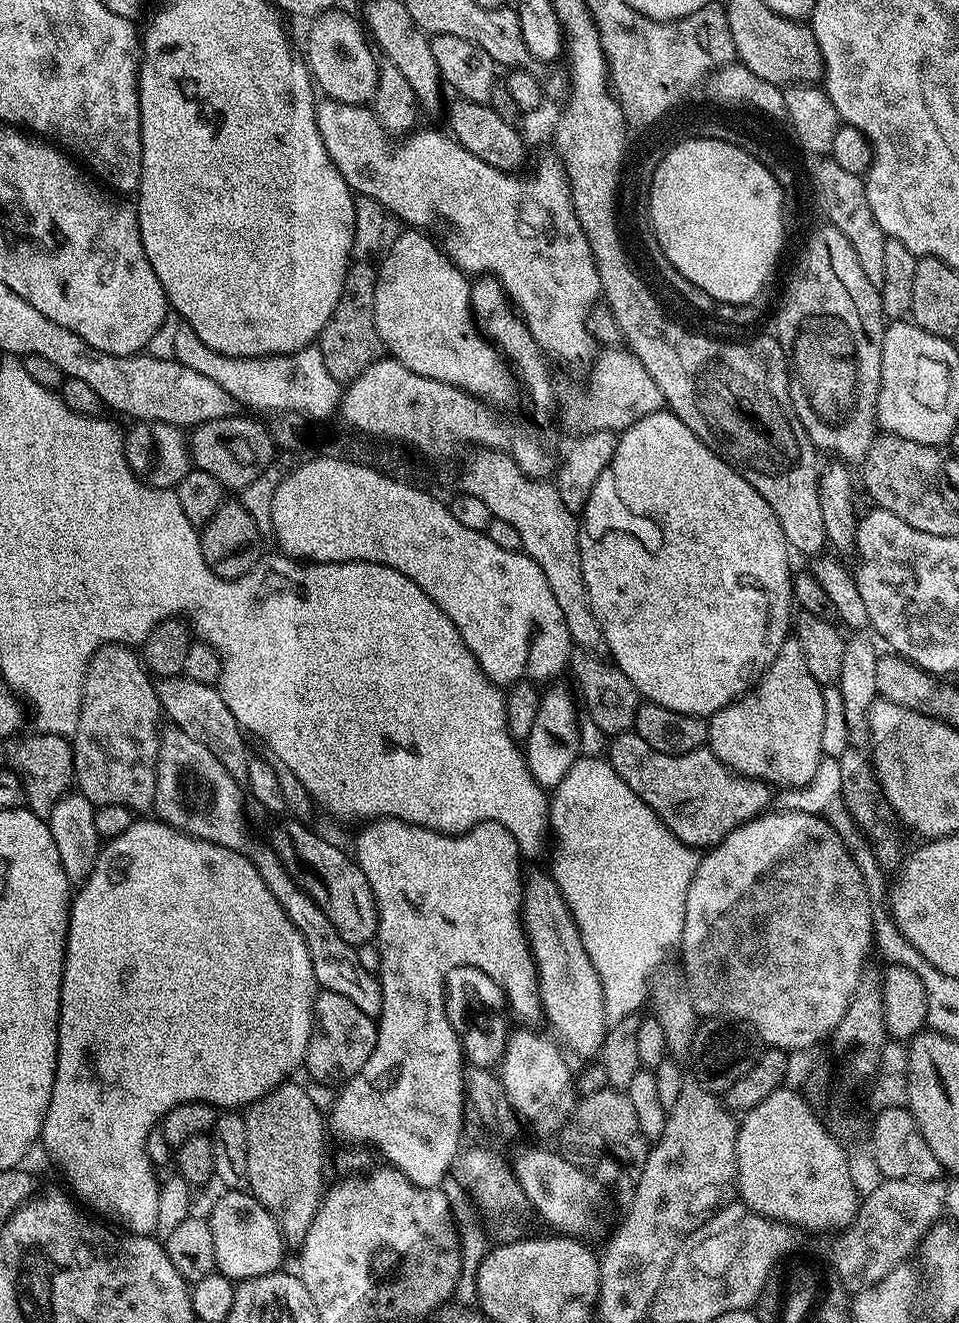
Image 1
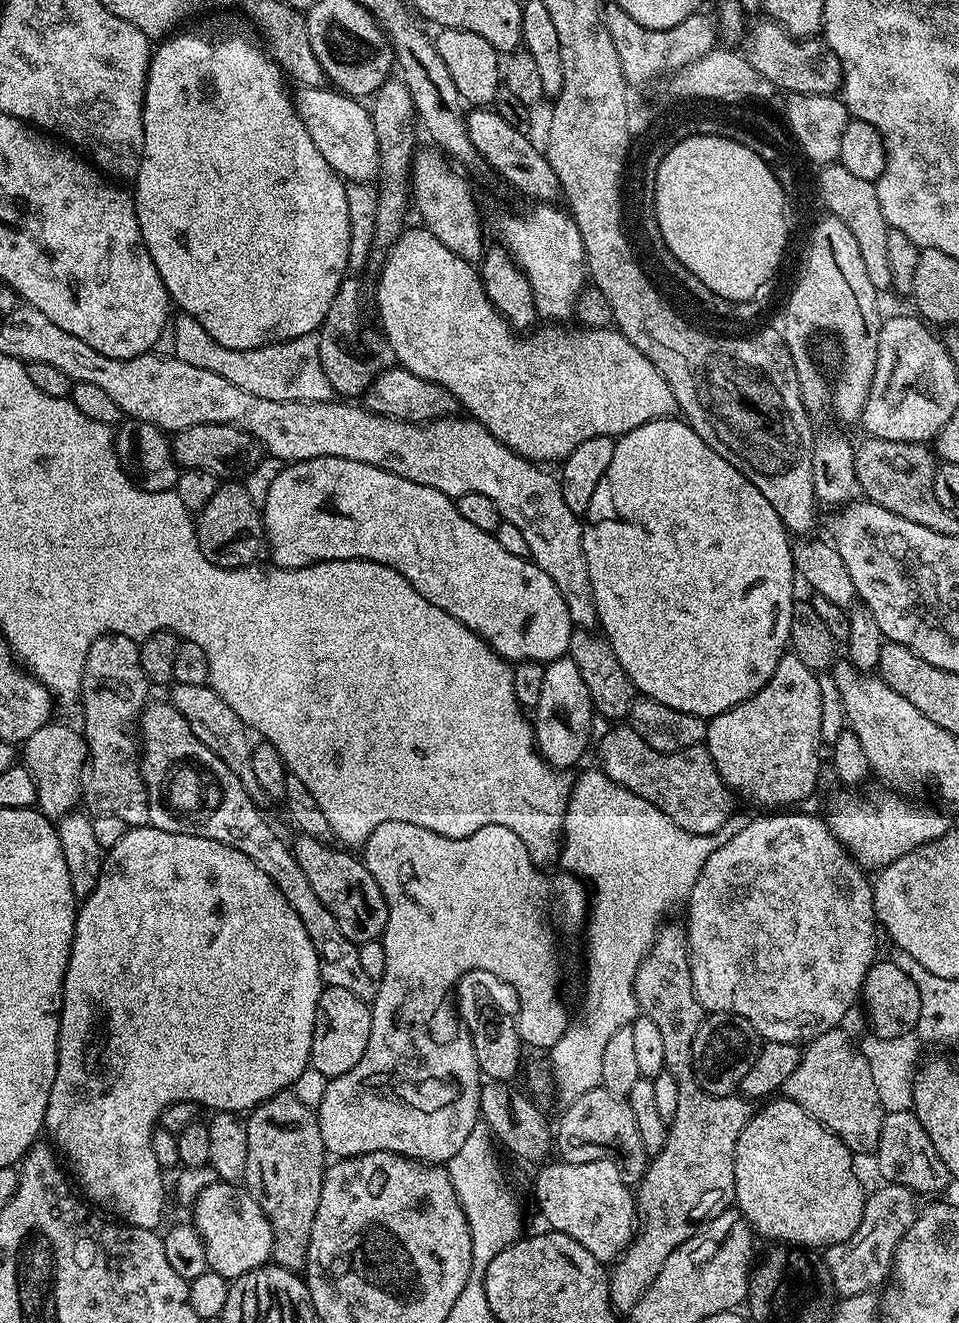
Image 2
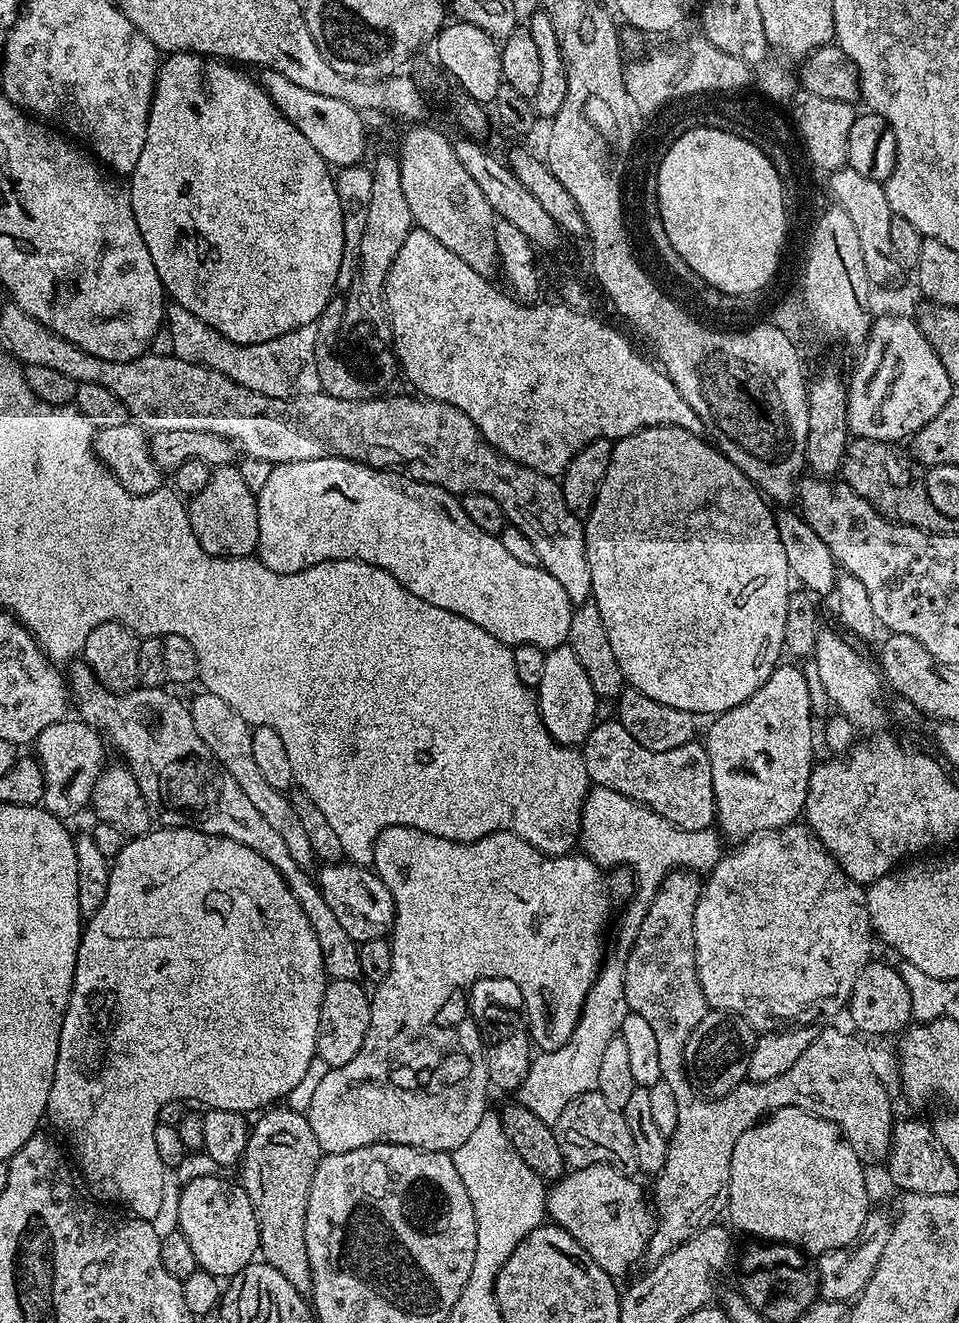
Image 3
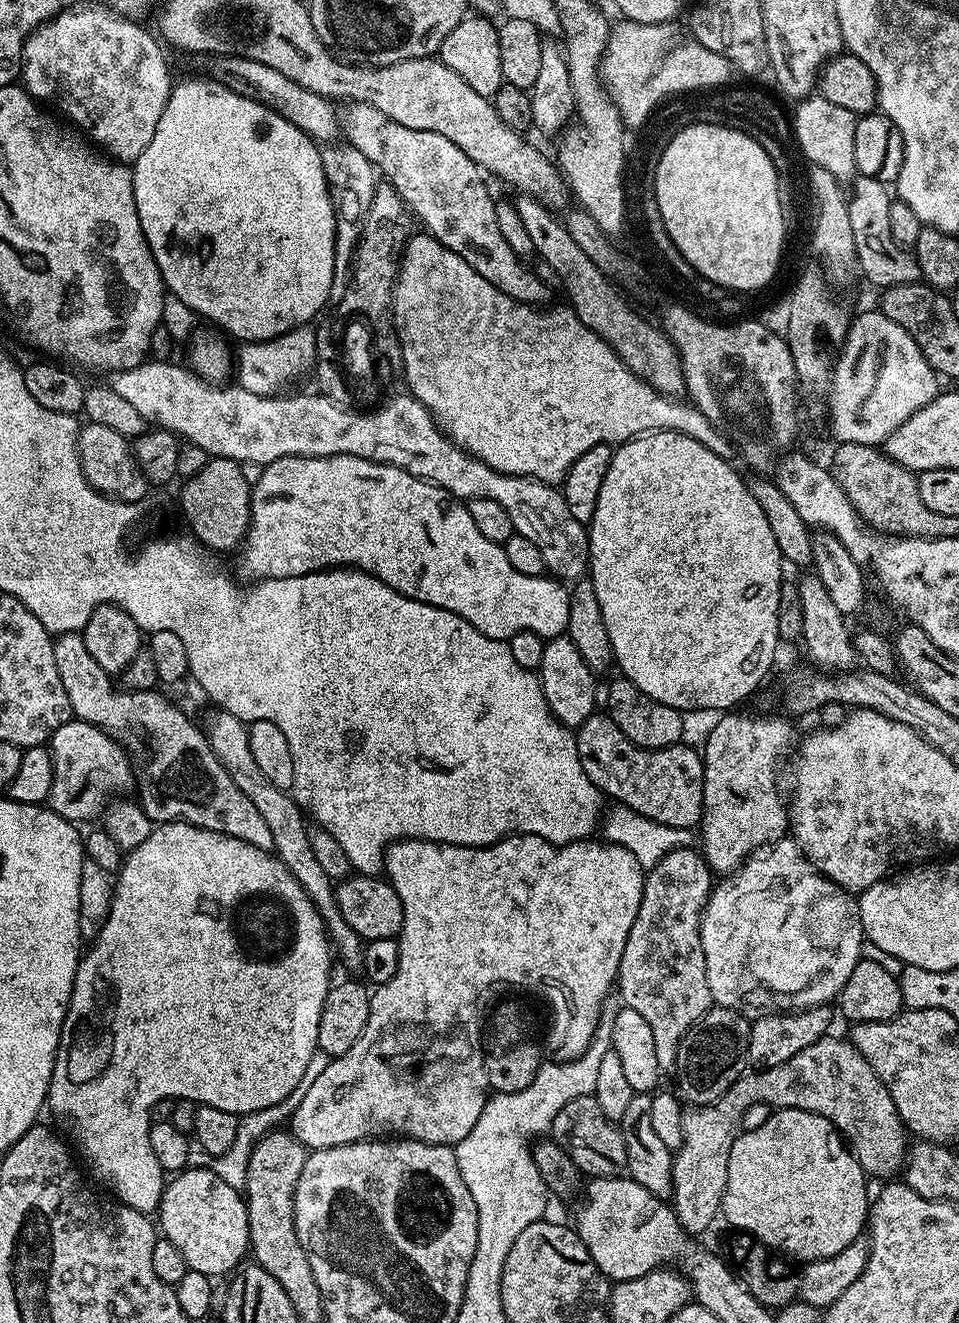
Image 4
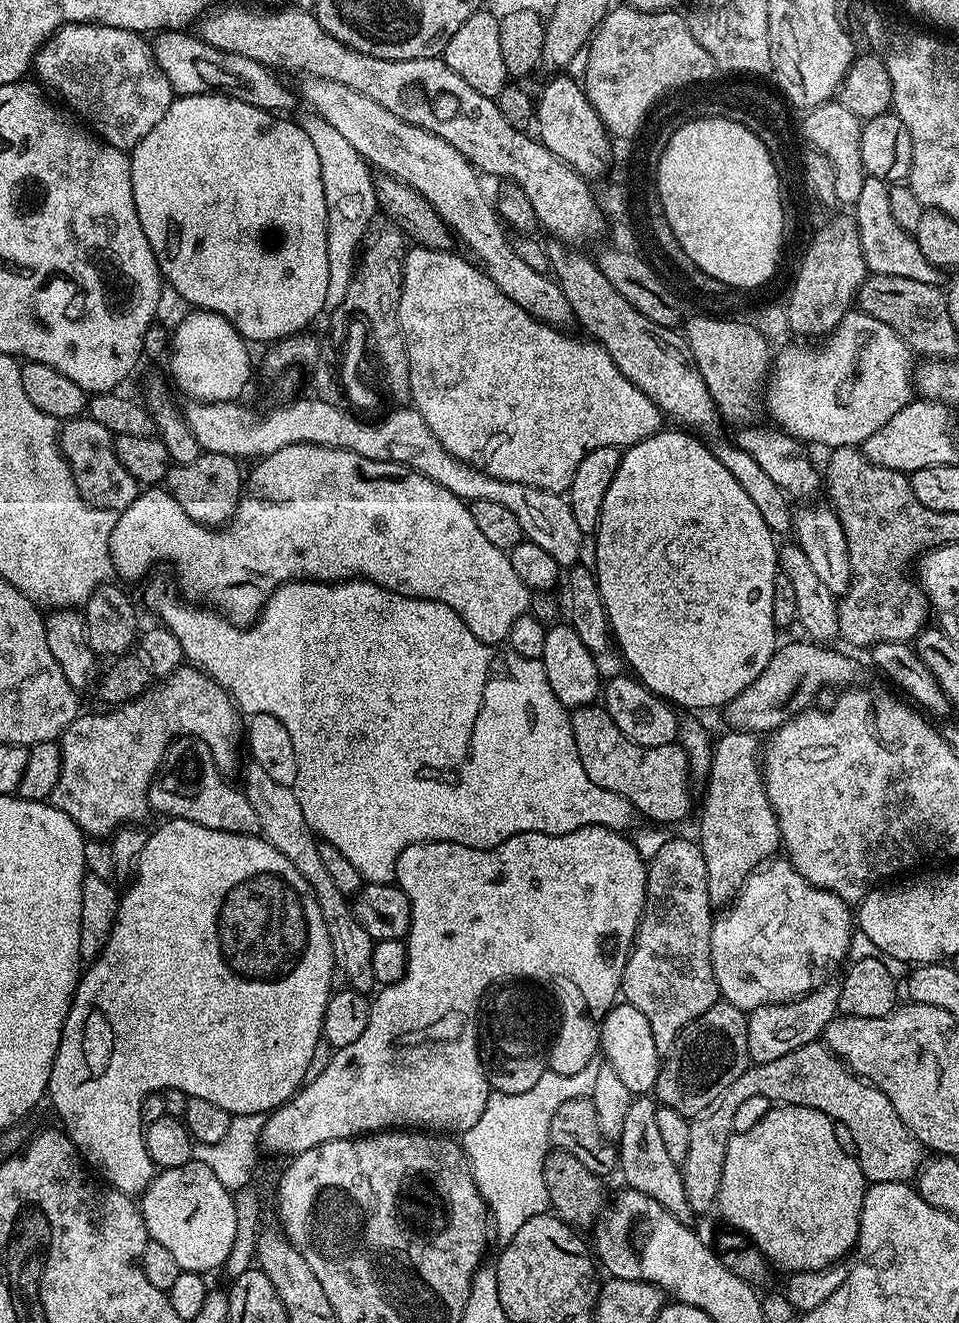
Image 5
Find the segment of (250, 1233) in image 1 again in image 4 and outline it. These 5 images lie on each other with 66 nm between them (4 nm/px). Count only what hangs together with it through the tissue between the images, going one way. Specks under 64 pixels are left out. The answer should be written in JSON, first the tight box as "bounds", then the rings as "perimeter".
{"bounds":[158,1167,250,1278],"perimeter":[[[187,1167],[183,1172],[175,1173],[164,1185],[164,1193],[160,1198],[158,1209],[159,1216],[158,1228],[163,1239],[174,1242],[174,1246],[178,1246],[178,1254],[186,1258],[189,1269],[193,1272],[213,1278],[224,1275],[227,1277],[241,1267],[240,1259],[249,1255],[250,1222],[245,1197],[241,1189],[230,1186],[209,1168]]]}

